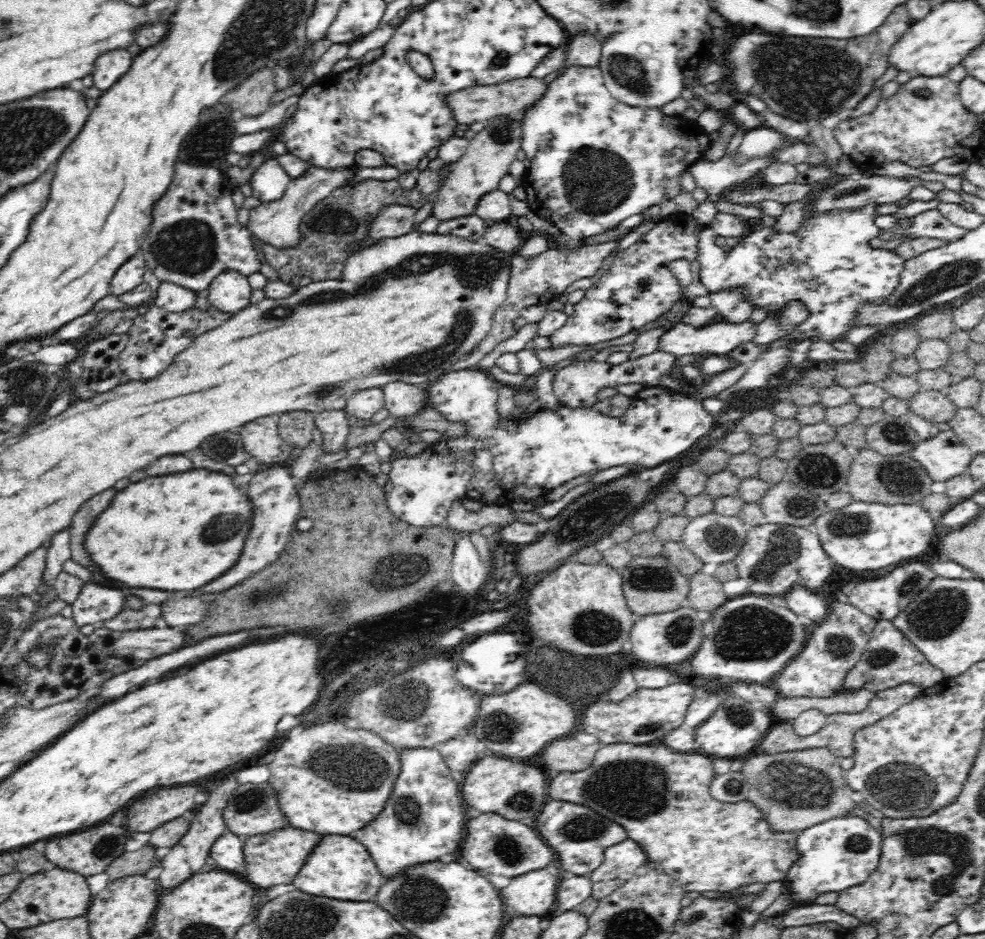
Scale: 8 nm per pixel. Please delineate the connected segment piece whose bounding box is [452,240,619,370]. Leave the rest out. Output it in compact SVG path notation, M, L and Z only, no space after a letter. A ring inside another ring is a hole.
M619 240L598 243L594 245L582 246L576 251L556 251L546 250L534 259L526 260L514 255L512 268L510 268L510 280L508 282L508 299L506 299L497 309L492 322L492 329L488 336L478 343L478 346L468 354L462 361L456 362L452 369L476 368L478 362L483 360L486 354L490 354L500 342L512 338L517 333L514 322L520 317L521 309L530 305L545 305L552 299L561 295L568 286L582 278L594 276L596 271L602 266L605 258L619 247Z

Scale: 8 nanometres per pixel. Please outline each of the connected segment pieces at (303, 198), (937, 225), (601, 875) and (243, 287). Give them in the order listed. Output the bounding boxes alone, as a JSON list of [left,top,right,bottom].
[[247,162,360,247],[891,209,968,242],[586,838,647,901],[205,269,251,314]]

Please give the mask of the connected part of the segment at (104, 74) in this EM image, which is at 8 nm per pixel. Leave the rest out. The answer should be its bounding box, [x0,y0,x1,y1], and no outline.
[92,50,132,91]

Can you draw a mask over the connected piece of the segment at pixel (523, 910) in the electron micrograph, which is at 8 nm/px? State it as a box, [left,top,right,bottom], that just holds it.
[500,863,562,916]

